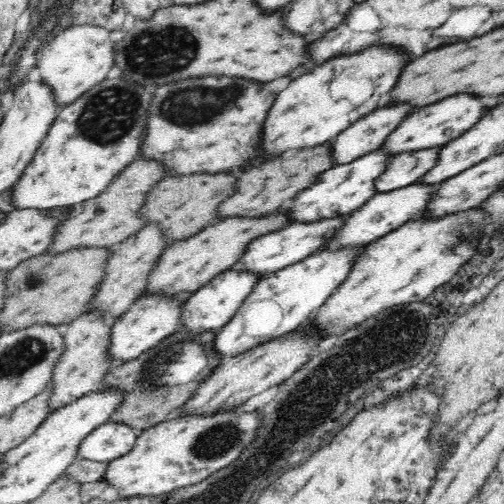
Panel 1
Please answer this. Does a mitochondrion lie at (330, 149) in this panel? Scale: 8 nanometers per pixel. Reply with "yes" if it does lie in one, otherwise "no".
no

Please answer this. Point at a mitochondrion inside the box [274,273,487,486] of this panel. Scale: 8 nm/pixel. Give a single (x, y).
(431, 462)

